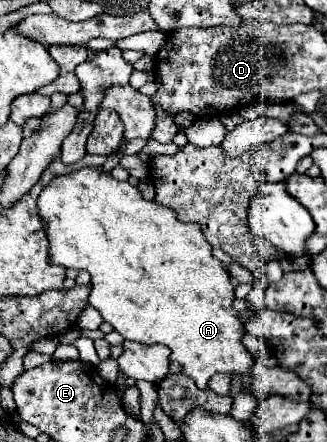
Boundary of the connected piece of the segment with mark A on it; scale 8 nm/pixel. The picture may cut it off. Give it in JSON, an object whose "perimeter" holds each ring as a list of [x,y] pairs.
{"perimeter":[[[82,167],[68,175],[56,177],[50,181],[50,185],[46,185],[46,189],[42,189],[37,205],[40,219],[46,223],[50,263],[90,273],[90,305],[102,315],[102,319],[114,329],[128,327],[128,333],[126,329],[116,329],[128,341],[142,345],[162,343],[170,347],[170,361],[180,363],[184,373],[192,377],[200,389],[208,387],[212,375],[220,371],[236,371],[246,389],[234,397],[232,415],[246,423],[258,407],[258,399],[248,387],[252,383],[254,357],[240,341],[244,335],[244,325],[230,305],[234,301],[234,285],[230,283],[228,269],[216,257],[212,257],[212,247],[198,225],[178,221],[172,209],[142,199],[134,185],[116,181],[102,167]]]}

